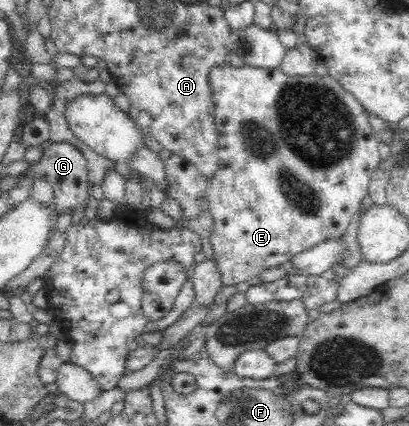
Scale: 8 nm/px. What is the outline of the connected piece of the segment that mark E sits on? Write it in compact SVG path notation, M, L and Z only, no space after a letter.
M229 63L213 65L207 73L207 84L211 94L211 109L214 115L214 132L218 139L218 169L213 179L208 181L208 210L213 218L213 230L209 243L213 246L213 257L217 270L221 274L223 285L237 285L243 281L259 276L264 270L276 268L287 263L291 257L305 252L325 241L339 241L347 231L350 220L360 210L360 204L367 194L369 181L373 172L380 165L379 140L374 137L375 131L369 124L366 110L361 103L345 92L335 80L317 73L306 76L290 76L280 68L256 68L245 64L244 67L233 67Z

